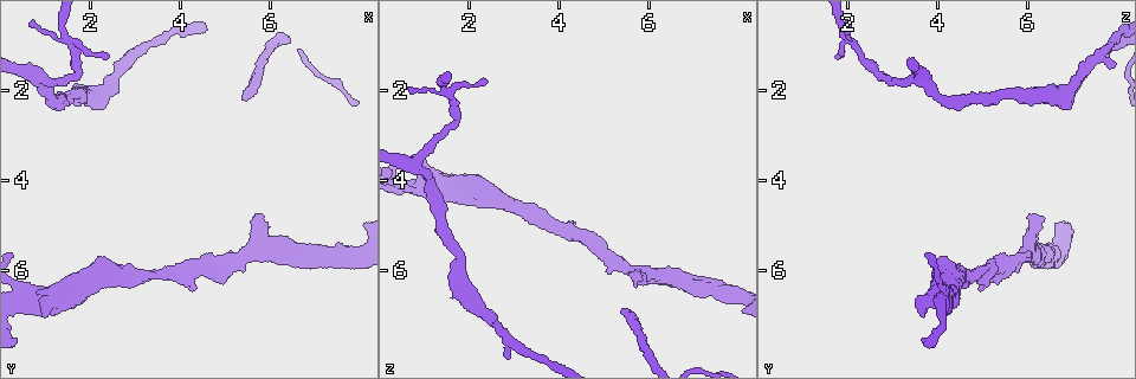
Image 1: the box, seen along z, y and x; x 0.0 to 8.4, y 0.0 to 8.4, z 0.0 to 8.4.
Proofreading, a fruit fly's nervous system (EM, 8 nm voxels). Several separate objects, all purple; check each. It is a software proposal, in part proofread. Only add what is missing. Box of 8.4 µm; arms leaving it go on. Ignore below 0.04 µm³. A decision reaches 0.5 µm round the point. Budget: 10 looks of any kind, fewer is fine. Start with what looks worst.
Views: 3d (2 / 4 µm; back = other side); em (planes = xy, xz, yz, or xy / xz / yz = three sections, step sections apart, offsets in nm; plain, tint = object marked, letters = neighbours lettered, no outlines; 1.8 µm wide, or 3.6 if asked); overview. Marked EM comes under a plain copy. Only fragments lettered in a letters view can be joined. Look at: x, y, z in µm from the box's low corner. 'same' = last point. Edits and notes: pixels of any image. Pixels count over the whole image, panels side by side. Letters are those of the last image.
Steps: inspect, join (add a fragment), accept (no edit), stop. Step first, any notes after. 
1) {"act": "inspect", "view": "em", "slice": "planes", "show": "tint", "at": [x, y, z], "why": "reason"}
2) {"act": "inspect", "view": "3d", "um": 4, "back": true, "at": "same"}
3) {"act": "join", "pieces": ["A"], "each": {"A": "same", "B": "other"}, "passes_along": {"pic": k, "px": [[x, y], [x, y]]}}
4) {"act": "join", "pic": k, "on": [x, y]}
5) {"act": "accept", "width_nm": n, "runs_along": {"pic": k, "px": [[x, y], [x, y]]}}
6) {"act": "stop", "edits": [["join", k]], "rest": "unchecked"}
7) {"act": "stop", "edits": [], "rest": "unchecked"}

{"act": "inspect", "view": "3d", "um": 2, "at": [5.70, 4.85, 6.40], "why": "branch stops here"}

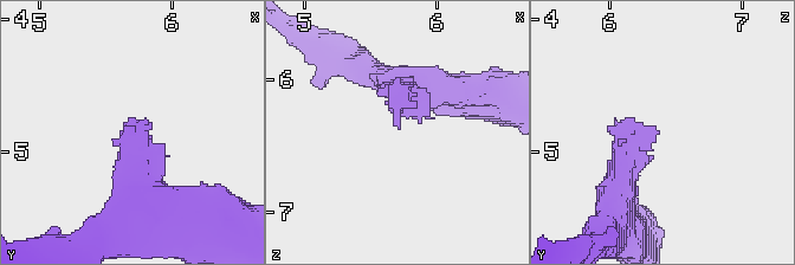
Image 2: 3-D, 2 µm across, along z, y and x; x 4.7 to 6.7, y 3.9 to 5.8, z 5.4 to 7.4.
{"act": "inspect", "view": "em", "slice": "yz", "step": 16, "show": "letters", "at": [5.70, 4.82, 6.36]}

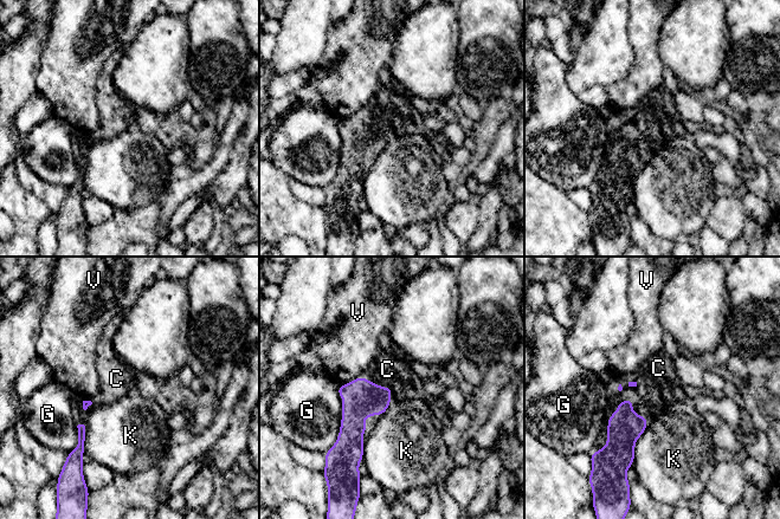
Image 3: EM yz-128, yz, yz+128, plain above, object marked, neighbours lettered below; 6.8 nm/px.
{"act": "inspect", "view": "em", "slice": "xz", "step": 8, "show": "letters", "at": "same", "why": "another direction"}

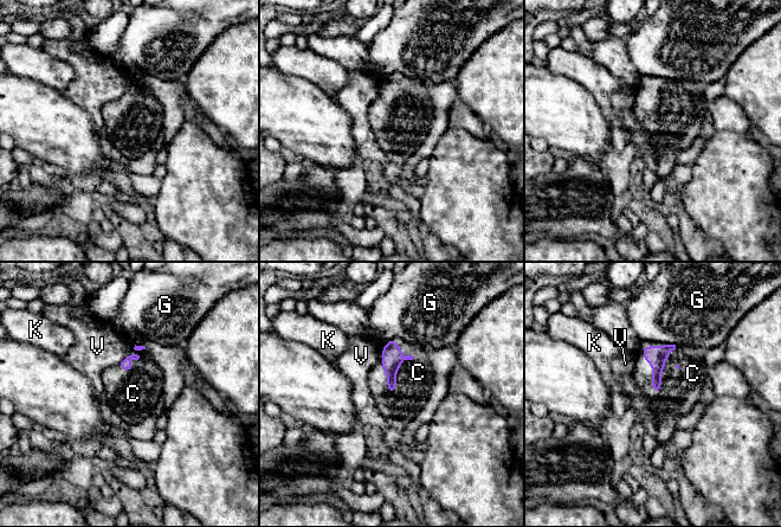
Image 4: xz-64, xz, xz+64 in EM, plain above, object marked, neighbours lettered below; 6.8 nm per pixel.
{"act": "join", "pieces": ["C"], "longest_contact_nm": ["C", 360], "each": {"C": "same", "G": "other", "K": "other", "V": "other"}, "passes_along": {"pic": 4, "px": [[654, 355], [664, 368], [692, 373]]}, "found": "the cell continues"}

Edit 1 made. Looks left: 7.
{"act": "inspect", "view": "overview"}

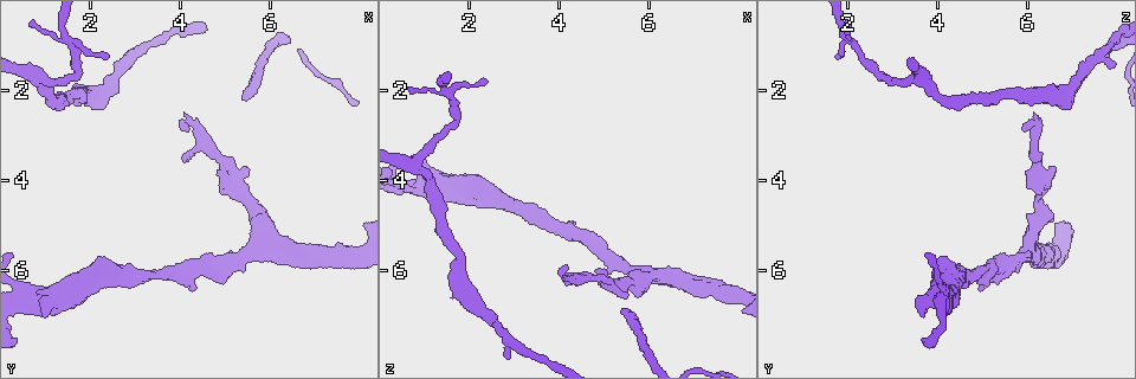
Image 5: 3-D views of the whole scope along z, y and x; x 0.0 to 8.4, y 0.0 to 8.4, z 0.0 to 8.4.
{"act": "inspect", "view": "em", "slice": "planes", "show": "letters", "at": [1.05, 7.00, 3.65], "why": "branch stops here"}

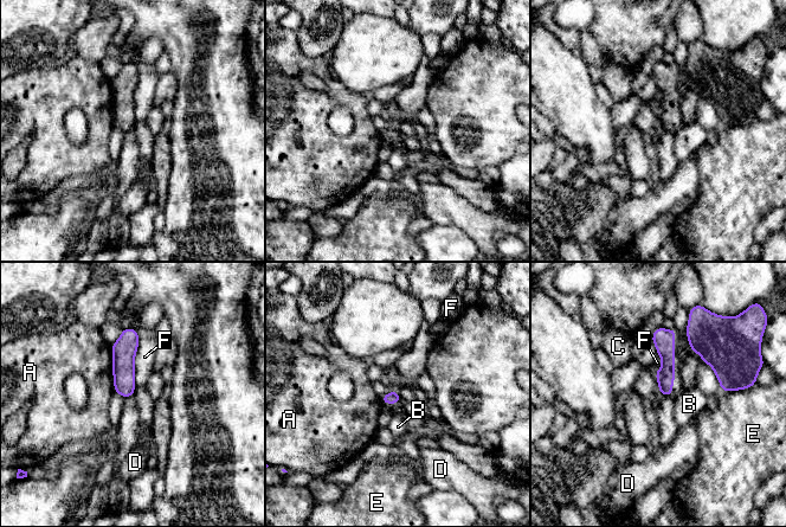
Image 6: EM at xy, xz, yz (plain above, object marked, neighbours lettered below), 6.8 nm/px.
{"act": "accept", "longest_contact_nm": ["F", 460], "each": {"A": "other", "B": "other", "C": "other", "D": "other", "E": "other", "F": "other"}, "found": "none of them fits"}

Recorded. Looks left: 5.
{"act": "inspect", "view": "em", "slice": "yz", "step": 16, "show": "tint", "at": [4.30, 6.45, 4.95], "why": "an open end"}

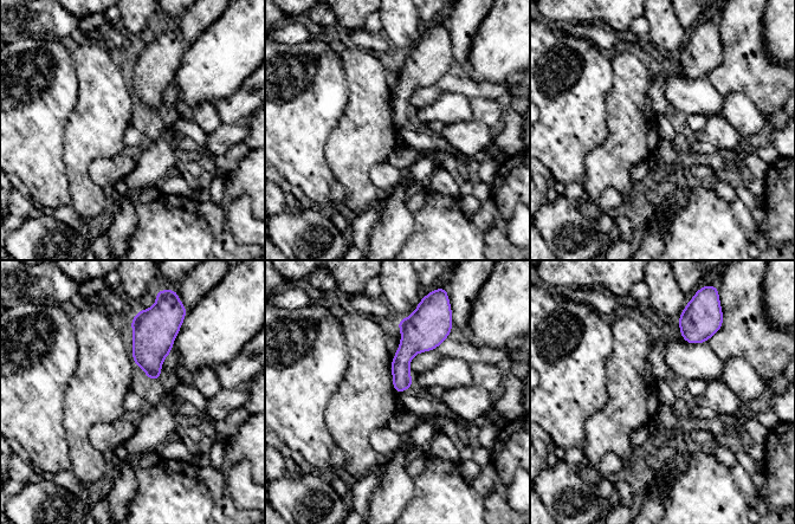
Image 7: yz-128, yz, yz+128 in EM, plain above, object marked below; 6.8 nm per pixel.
{"act": "inspect", "view": "em", "slice": "planes", "show": "letters", "at": "same", "why": "cut it another way"}

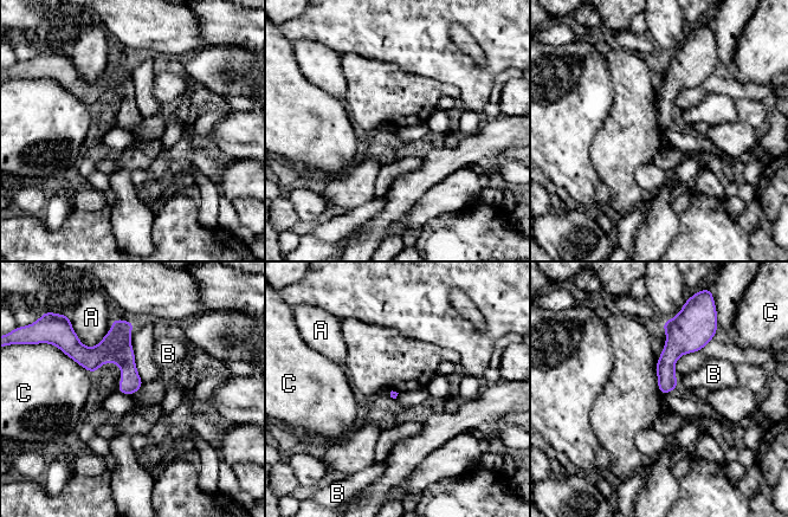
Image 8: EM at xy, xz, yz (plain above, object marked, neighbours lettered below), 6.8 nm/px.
{"act": "accept", "each": {"A": "other", "B": "other", "C": "other"}, "border": {"pic": 8, "px": [[62, 351], [94, 374]]}, "found": "no lettered fragment goes on from it"}

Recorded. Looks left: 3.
{"act": "inspect", "view": "em", "um": 3.6, "slice": "xz", "step": 8, "show": "letters", "at": [2.30, 2.05, 6.85], "why": "thick turns thin"}

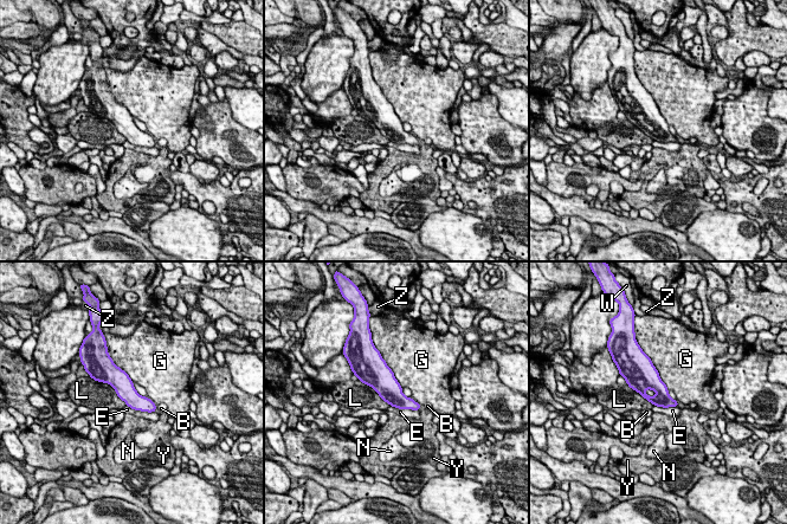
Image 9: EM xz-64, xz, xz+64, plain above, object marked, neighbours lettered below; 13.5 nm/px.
{"act": "accept", "width_nm": 260, "each": {"B": "other", "E": "other", "G": "other", "L": "other", "N": "other", "W": "other", "Y": "other", "Z": "other"}, "border": {"pic": 9, "px": [[647, 356], [660, 380], [669, 389]]}, "found": "no lettered fragment goes on from it"}

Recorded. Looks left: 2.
{"act": "stop", "edits": [["join", 4]], "rest": "unchecked"}

